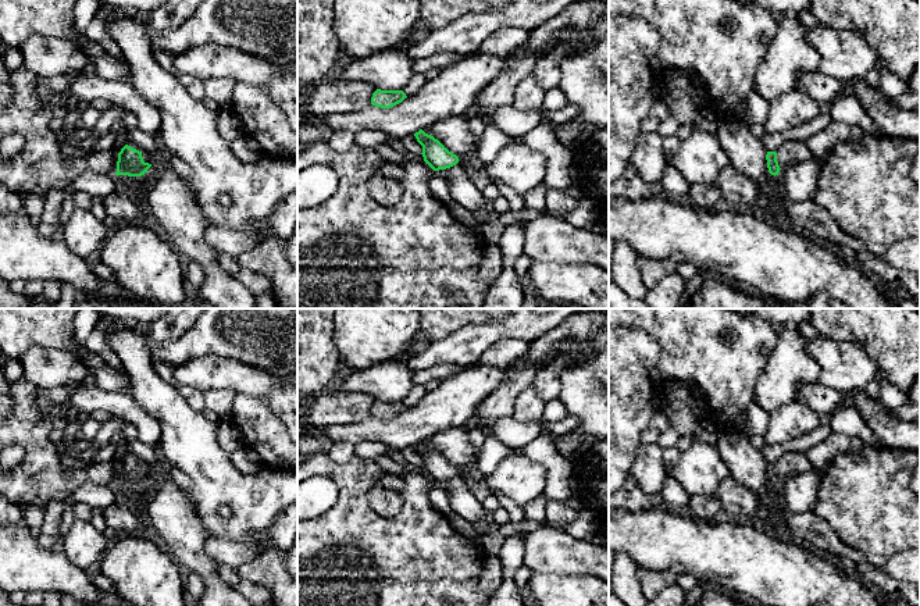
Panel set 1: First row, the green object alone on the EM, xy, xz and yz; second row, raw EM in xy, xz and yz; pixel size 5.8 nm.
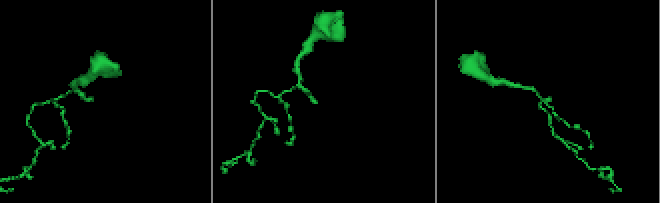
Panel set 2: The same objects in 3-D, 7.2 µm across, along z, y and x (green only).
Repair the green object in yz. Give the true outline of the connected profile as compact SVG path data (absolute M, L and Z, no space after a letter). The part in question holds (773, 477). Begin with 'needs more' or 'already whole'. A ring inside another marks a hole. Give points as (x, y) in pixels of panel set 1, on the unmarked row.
needs more; M785 452L777 463L767 463L766 466L769 484L774 488L781 480L812 468L810 460L802 452Z

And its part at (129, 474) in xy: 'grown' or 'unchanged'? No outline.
grown

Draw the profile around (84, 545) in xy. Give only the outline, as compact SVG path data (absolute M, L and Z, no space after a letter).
M75 520L63 539L63 552L78 568L88 571L99 564L110 542L90 521Z

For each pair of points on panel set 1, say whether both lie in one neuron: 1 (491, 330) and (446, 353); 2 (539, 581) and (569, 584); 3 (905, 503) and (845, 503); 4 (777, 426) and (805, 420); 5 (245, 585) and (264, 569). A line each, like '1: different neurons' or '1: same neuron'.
1: same neuron
2: same neuron
3: same neuron
4: same neuron
5: different neurons

